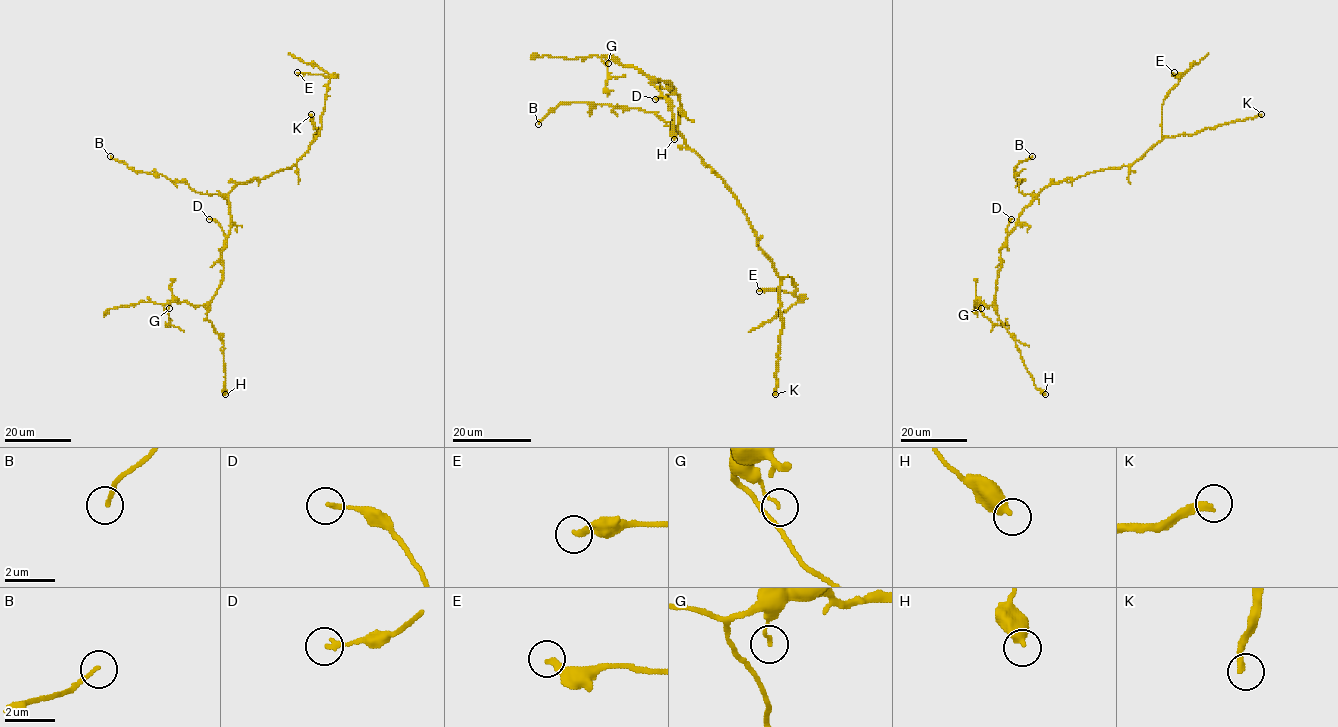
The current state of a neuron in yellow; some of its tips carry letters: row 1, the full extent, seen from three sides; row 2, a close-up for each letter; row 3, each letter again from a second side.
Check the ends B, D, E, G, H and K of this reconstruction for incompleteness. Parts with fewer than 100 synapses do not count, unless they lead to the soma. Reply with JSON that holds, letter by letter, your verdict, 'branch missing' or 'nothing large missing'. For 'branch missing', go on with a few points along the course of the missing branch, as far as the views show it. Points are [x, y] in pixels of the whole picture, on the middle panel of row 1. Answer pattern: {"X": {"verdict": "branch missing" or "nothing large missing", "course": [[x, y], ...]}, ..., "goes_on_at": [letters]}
{"B": {"verdict": "nothing large missing"}, "D": {"verdict": "nothing large missing"}, "E": {"verdict": "nothing large missing"}, "G": {"verdict": "nothing large missing"}, "H": {"verdict": "nothing large missing"}, "K": {"verdict": "branch missing"}, "goes_on_at": ["K"]}

